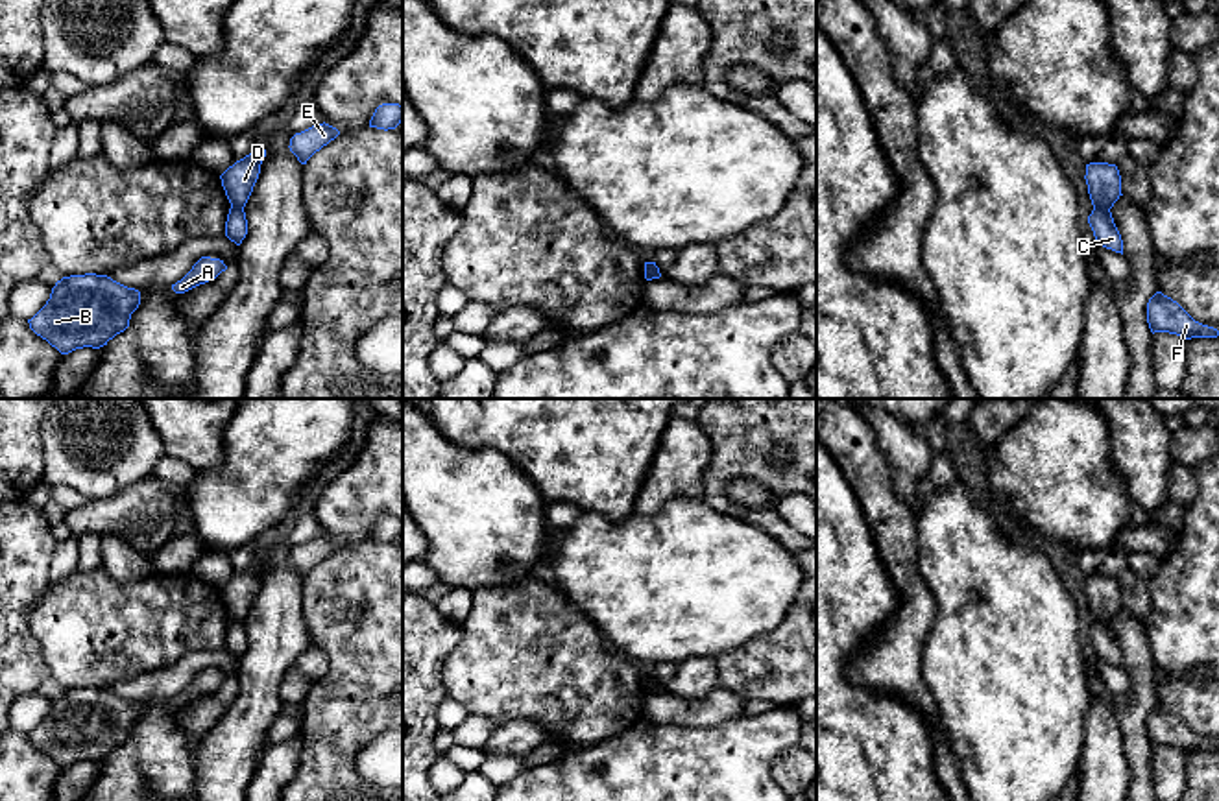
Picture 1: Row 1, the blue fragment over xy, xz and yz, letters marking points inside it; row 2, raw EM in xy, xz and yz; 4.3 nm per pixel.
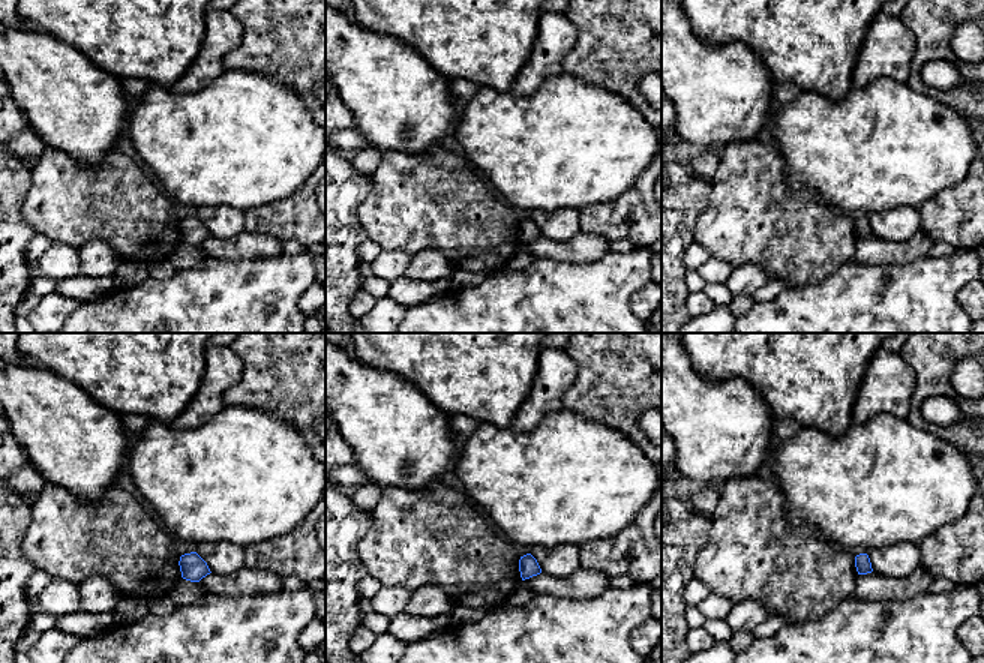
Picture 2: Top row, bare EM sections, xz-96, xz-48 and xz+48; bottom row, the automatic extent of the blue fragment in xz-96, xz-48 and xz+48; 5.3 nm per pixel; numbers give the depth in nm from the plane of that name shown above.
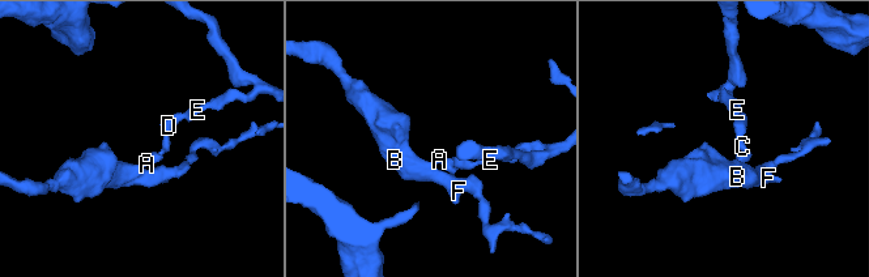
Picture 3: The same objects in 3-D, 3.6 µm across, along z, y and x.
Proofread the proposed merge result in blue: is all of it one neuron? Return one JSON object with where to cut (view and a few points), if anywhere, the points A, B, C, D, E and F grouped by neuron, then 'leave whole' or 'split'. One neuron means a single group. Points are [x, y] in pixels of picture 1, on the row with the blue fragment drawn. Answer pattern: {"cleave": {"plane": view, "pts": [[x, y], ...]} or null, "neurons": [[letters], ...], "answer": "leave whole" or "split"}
{"cleave": {"plane": "yz", "pts": [[1094, 205], [1109, 209]]}, "neurons": [["A", "B", "C", "F"], ["D", "E"]], "answer": "split"}

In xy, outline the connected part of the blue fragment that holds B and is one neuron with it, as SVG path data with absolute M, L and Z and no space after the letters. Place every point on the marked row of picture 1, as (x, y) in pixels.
M70 275L55 282L46 305L28 323L37 336L68 354L107 345L129 327L139 305L139 290L107 275Z

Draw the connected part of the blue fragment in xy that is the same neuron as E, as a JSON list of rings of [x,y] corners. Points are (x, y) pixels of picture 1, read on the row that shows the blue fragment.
[[[329,124],[312,126],[301,133],[296,133],[290,138],[290,151],[297,157],[301,164],[307,164],[307,161],[320,151],[323,146],[327,146],[331,140],[334,140],[340,135],[340,131]]]

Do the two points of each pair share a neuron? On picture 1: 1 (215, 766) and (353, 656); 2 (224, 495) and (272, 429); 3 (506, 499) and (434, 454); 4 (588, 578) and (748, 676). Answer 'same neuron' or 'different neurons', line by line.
1: different neurons
2: same neuron
3: same neuron
4: different neurons

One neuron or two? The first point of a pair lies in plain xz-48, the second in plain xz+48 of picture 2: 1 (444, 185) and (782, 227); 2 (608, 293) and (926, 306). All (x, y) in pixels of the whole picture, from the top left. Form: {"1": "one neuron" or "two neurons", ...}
{"1": "one neuron", "2": "one neuron"}

